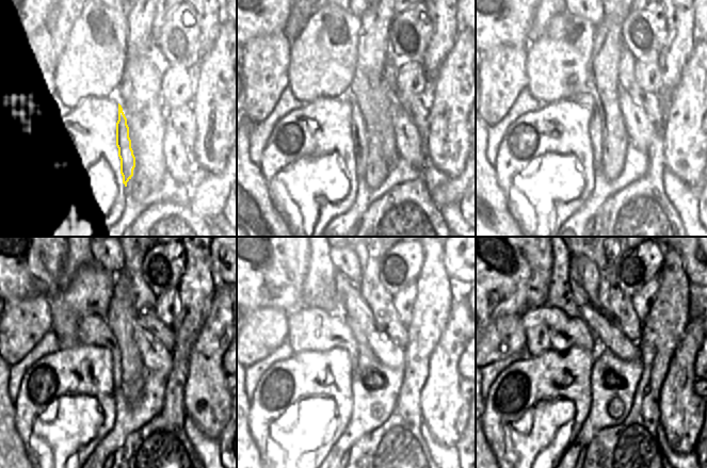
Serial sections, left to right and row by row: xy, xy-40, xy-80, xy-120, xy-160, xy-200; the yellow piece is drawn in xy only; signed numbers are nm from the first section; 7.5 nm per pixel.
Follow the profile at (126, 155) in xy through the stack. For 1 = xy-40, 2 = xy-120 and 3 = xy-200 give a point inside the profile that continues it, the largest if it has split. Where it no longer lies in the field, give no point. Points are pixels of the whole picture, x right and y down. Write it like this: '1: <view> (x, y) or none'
1: xy-40 (358, 131)
2: xy-120 (92, 329)
3: xy-200 (547, 328)

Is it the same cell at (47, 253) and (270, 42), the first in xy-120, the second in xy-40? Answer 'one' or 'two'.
two

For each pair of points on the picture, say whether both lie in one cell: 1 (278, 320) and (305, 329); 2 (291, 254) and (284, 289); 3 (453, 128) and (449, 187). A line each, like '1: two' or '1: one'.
1: two
2: one
3: two

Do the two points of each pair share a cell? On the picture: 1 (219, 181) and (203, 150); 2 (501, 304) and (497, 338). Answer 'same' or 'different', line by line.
1: different
2: different

